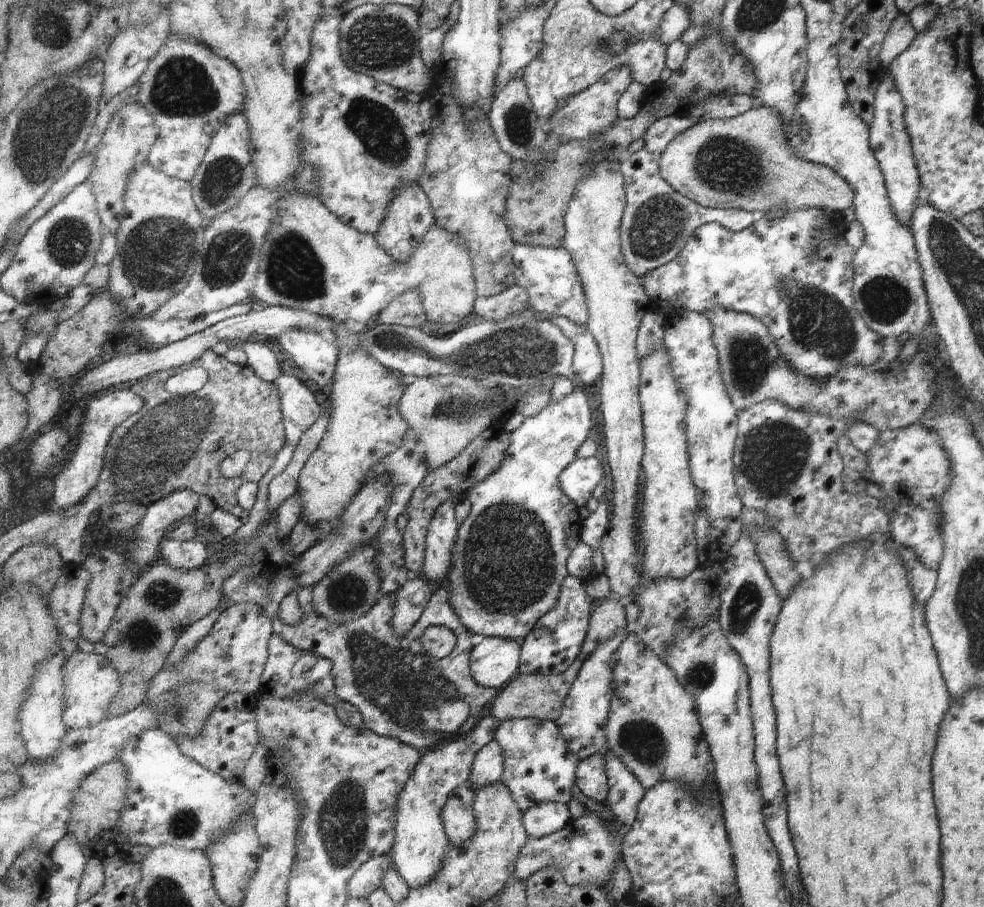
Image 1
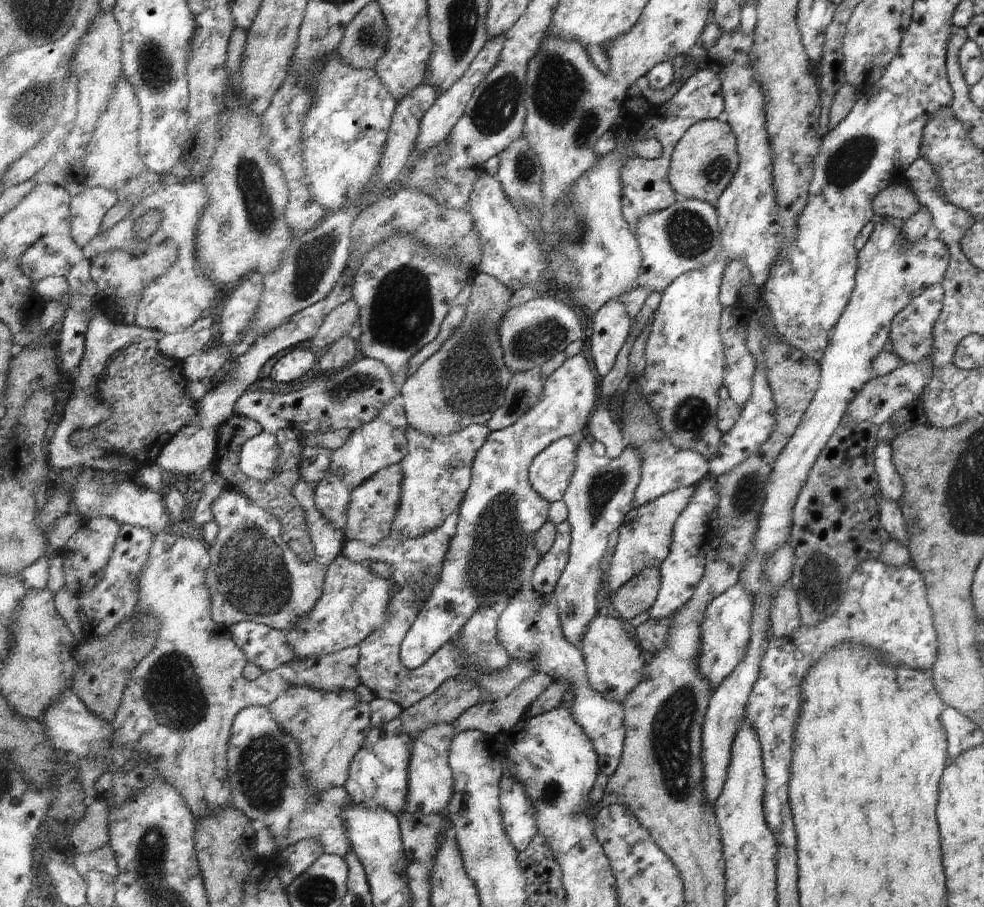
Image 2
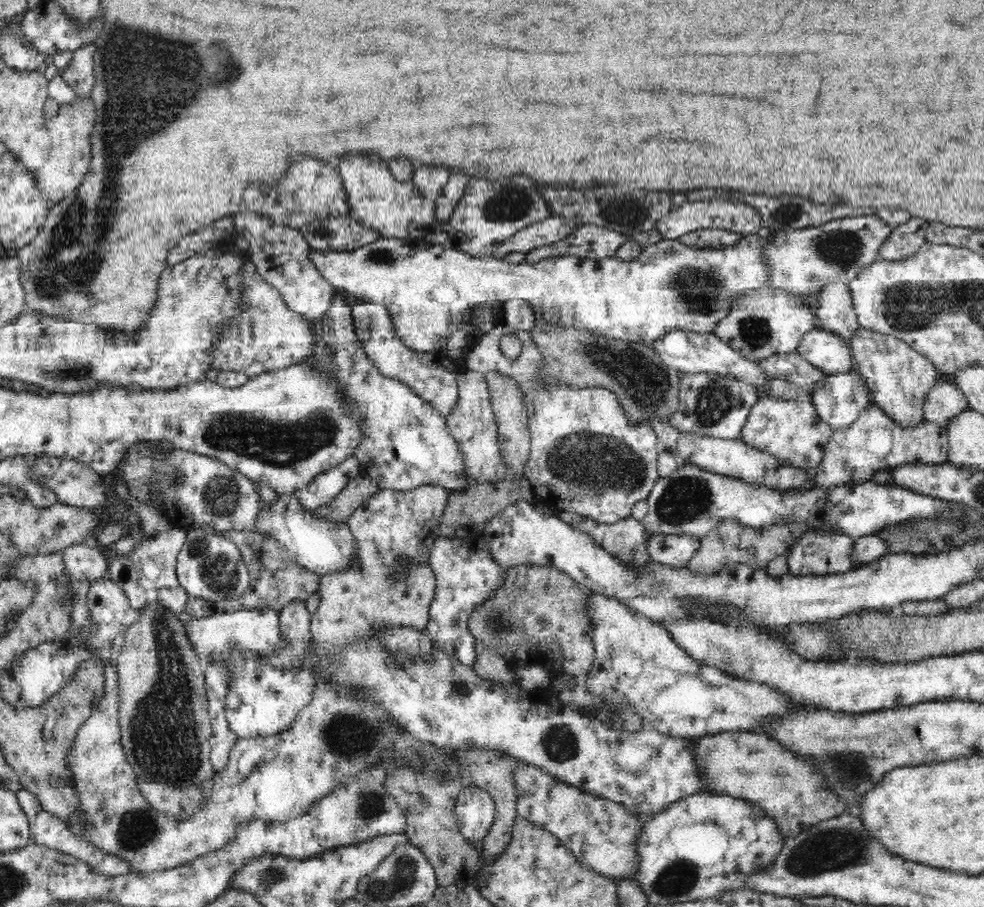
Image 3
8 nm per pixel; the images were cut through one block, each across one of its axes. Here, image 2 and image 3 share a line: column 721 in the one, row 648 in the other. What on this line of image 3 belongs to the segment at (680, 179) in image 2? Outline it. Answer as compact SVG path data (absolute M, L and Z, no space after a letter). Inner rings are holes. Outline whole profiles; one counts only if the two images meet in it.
M154 601L140 611L138 620L125 626L127 632L121 652L115 658L119 678L119 726L124 755L138 782L156 782L188 789L216 774L209 759L212 724L206 713L209 700L205 692L205 672L183 627L183 622L189 619L188 614L176 614Z

